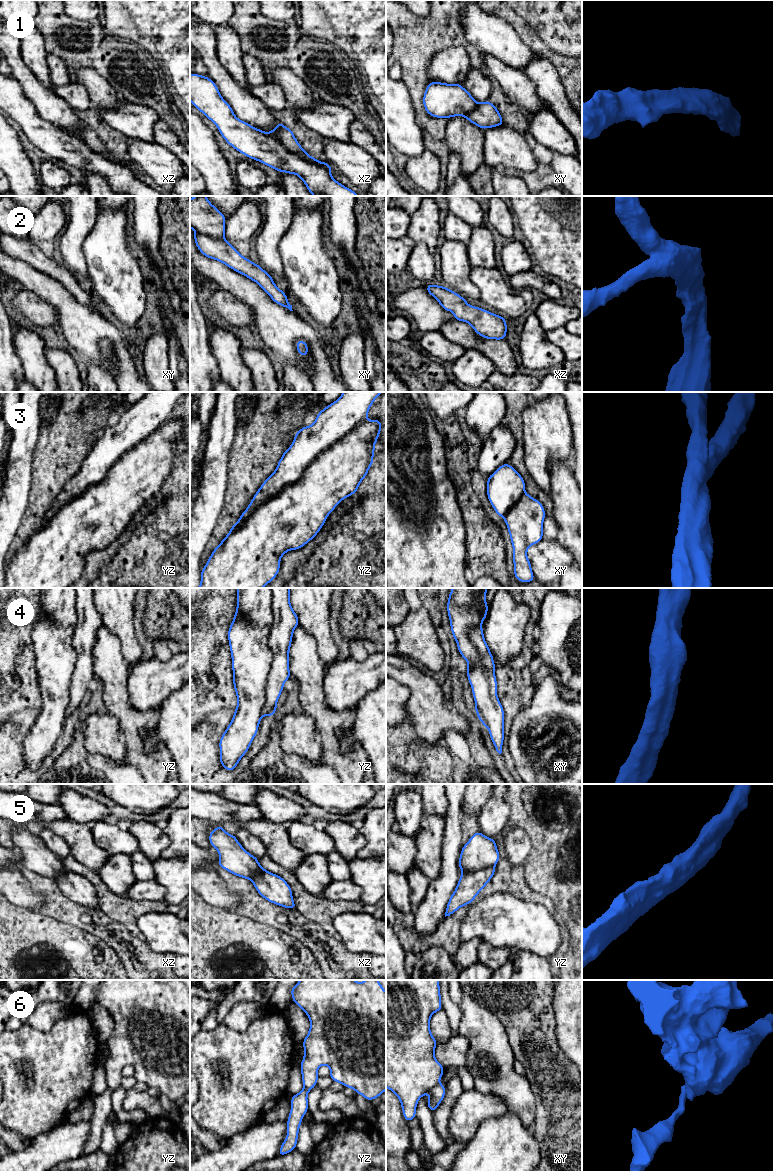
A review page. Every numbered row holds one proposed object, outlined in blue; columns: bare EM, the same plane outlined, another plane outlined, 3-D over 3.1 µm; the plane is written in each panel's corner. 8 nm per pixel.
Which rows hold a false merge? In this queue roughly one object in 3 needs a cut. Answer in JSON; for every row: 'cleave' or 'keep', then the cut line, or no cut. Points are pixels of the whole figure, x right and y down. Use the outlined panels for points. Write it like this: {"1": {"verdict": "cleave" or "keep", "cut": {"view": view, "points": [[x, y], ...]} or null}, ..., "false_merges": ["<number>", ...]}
{"1": {"verdict": "keep", "cut": null}, "2": {"verdict": "keep", "cut": null}, "3": {"verdict": "cleave", "cut": {"view": "yz", "points": [[364, 418], [325, 449], [295, 482], [264, 501], [226, 536]]}}, "4": {"verdict": "keep", "cut": null}, "5": {"verdict": "keep", "cut": null}, "6": {"verdict": "cleave", "cut": {"view": "xy", "points": [[438, 1083], [427, 1092]]}}, "false_merges": ["3", "6"]}

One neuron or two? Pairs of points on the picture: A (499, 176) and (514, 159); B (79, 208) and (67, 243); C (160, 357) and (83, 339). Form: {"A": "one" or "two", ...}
{"A": "two", "B": "one", "C": "two"}

